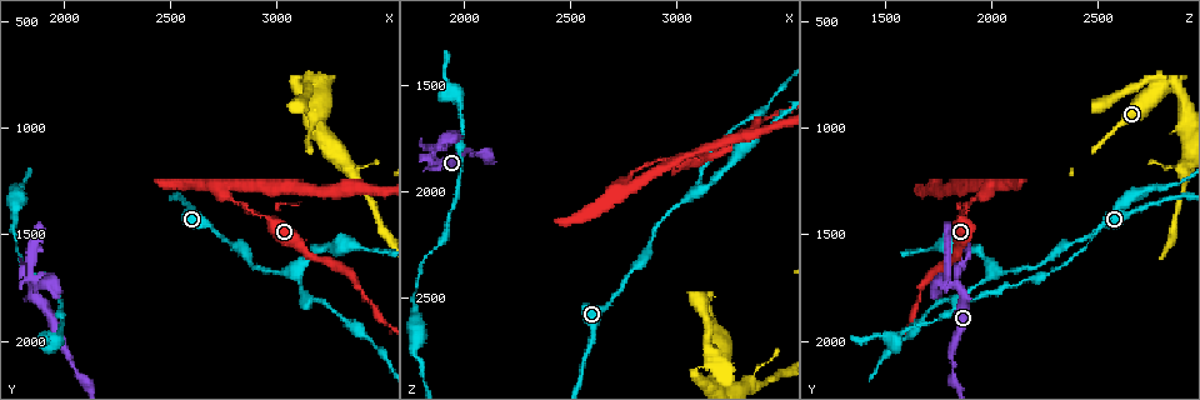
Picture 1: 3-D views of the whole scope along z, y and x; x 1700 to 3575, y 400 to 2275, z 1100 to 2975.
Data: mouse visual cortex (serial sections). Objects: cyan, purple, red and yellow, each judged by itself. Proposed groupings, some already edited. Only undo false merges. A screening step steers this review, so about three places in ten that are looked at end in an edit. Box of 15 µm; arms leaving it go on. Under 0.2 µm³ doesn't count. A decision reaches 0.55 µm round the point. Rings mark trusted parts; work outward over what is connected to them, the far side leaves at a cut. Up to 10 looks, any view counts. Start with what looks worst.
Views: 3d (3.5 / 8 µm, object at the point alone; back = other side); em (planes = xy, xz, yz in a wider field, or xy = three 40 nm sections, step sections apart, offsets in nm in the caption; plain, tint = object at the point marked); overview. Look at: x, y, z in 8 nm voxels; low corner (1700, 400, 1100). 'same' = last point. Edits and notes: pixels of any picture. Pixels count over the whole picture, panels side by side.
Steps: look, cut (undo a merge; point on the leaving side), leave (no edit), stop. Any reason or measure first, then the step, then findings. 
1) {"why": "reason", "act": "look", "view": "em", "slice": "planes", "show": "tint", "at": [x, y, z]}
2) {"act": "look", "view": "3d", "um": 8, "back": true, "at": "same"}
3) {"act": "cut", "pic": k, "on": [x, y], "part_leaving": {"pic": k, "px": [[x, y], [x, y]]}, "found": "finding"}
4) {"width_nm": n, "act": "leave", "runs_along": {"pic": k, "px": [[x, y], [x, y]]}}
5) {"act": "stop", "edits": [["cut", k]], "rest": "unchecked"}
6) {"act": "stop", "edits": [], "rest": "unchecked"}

{"why": "abrupt turn", "act": "look", "view": "3d", "um": 8, "at": [3160, 790, 2800]}

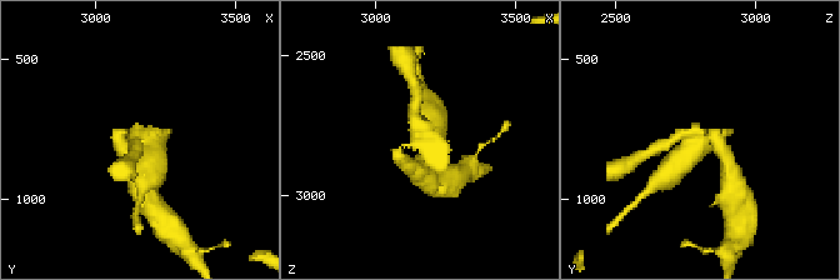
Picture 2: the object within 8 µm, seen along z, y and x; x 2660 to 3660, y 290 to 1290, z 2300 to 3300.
{"act": "look", "view": "em", "slice": "xy", "step": 3, "show": "tint", "at": [3170, 780, 2800]}

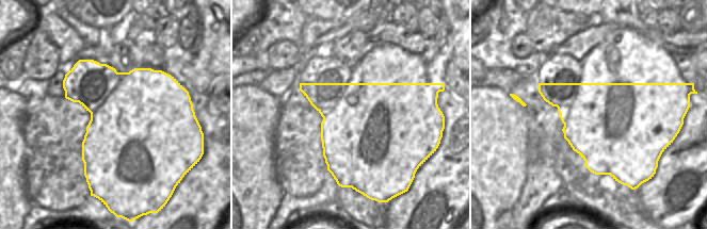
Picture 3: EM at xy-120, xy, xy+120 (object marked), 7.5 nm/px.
{"act": "cut", "pic": 2, "on": [121, 153], "border": {"pic": 3, "px": [[128, 72], [108, 99], [91, 113]]}, "found": "two cells meet here"}

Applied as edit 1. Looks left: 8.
{"act": "look", "view": "overview"}

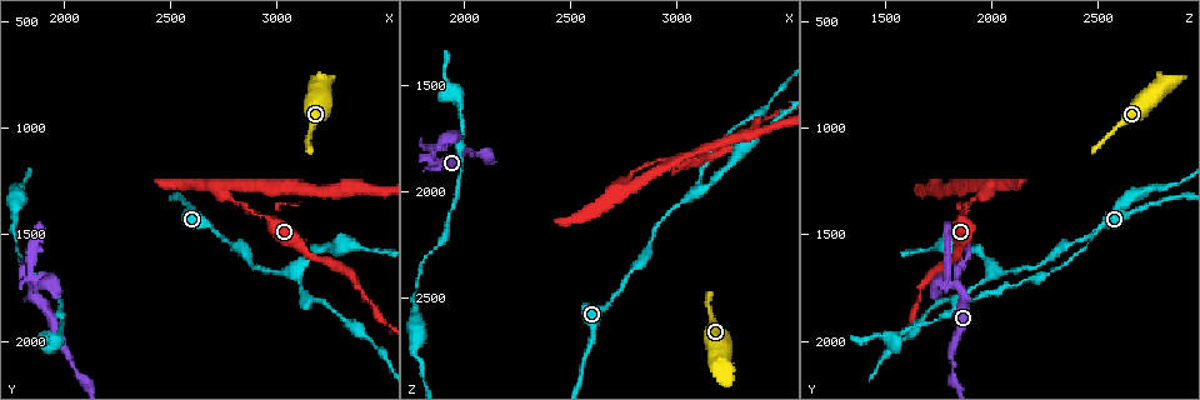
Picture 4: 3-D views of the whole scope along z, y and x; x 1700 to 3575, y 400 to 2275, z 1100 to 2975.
{"why": "sharp bend", "act": "look", "view": "3d", "um": 3.5, "at": [1860, 1750, 1850]}

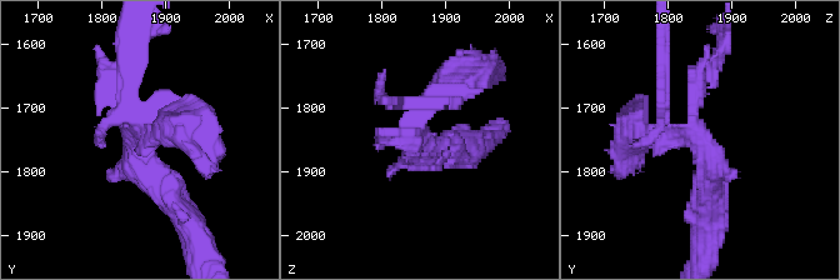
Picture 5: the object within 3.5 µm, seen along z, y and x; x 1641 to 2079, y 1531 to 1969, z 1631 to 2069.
{"act": "look", "view": "em", "slice": "xy", "step": 5, "show": "tint", "at": [1855, 1755, 1845]}

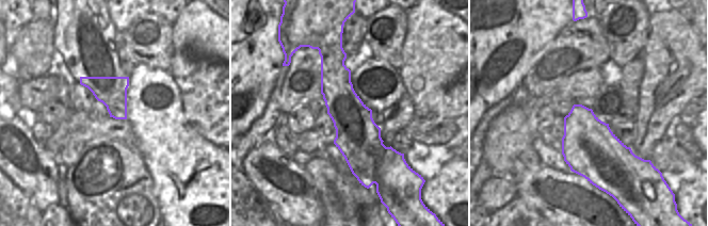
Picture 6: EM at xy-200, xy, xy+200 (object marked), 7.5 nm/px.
{"act": "look", "view": "em", "slice": "planes", "show": "tint", "at": "same"}

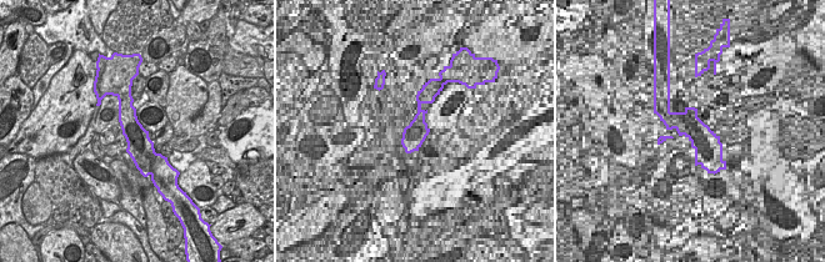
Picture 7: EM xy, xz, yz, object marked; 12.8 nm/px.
{"width_nm": 340, "act": "cut", "pic": 5, "on": [643, 109], "part_leaving": {"pic": 5, "px": [[675, 134], [634, 134], [618, 169]]}, "found": "a second cell is stuck on"}

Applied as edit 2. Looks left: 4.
{"why": "abrupt turn", "act": "look", "view": "3d", "um": 3.5, "back": true, "at": [2940, 1420, 1850]}

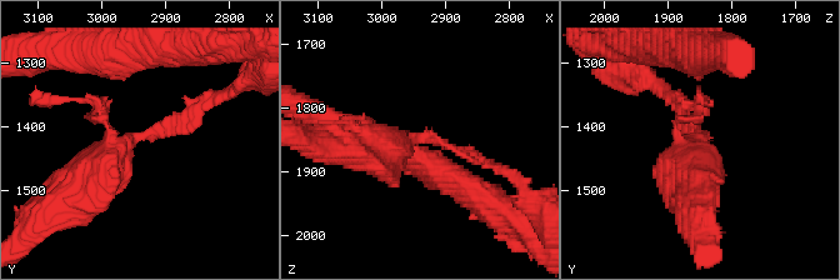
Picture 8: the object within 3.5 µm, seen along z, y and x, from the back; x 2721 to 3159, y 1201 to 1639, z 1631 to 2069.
{"act": "leave", "runs_along": {"pic": 8, "px": [[90, 184], [133, 138], [209, 103]]}, "found": "all the same cell"}

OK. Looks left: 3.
{"why": "arms part here", "act": "look", "view": "3d", "um": 3.5, "at": [3090, 1680, 1990]}

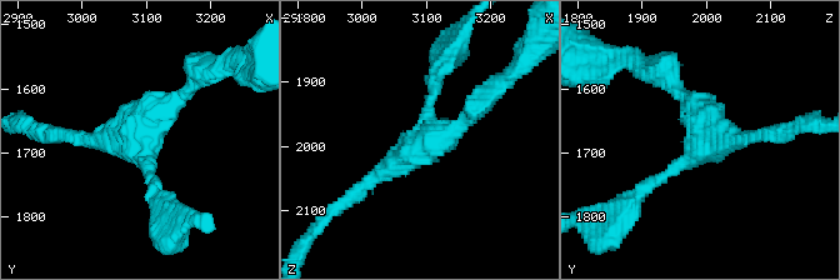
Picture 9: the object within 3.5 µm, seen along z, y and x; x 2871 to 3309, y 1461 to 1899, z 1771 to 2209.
{"act": "look", "view": "em", "slice": "xy", "step": 2, "show": "tint", "at": [3085, 1675, 2005]}

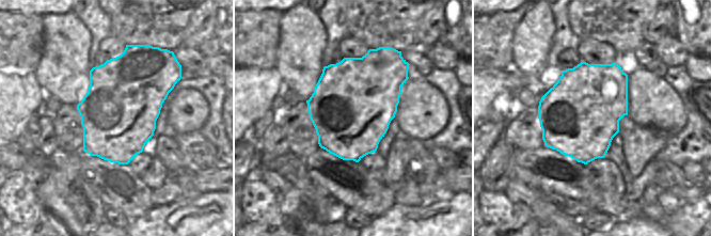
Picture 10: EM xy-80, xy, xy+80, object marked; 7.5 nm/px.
{"arms": 3, "act": "leave", "runs_along": {"pic": 9, "px": [[346, 199], [473, 113]]}, "found": "continuous, no second cell"}

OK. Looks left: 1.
{"act": "stop", "edits": [["cut", 2], ["cut", 5]], "rest": "unchecked"}

